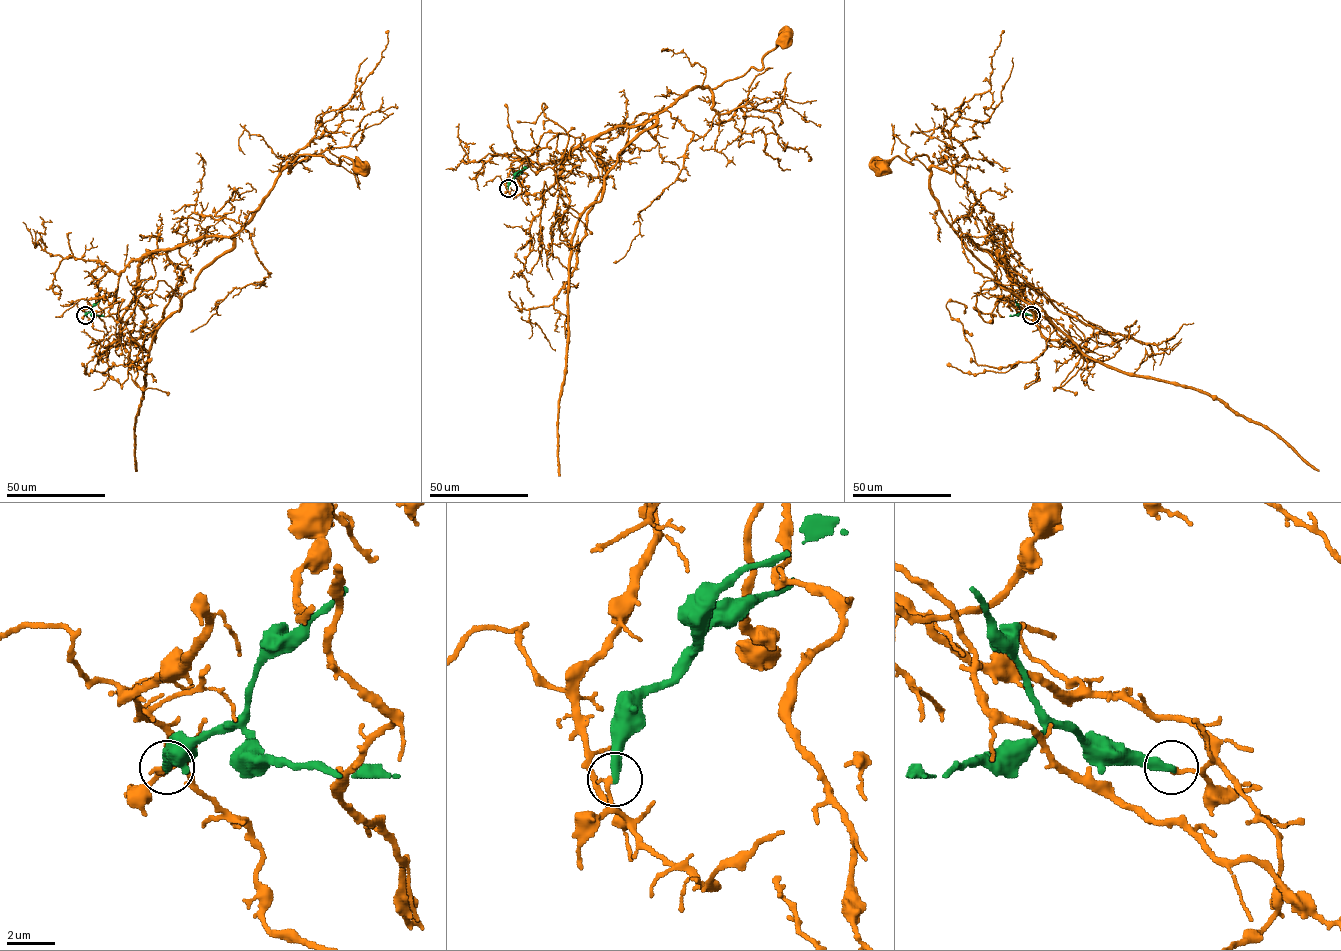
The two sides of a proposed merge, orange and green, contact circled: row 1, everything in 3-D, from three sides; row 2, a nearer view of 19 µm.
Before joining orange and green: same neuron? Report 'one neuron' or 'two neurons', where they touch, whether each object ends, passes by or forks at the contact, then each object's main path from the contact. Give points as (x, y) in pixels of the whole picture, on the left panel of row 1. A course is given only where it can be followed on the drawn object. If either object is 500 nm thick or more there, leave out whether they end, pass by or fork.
two neurons | (85, 315) | orange ends | green ends | orange via (84, 315), (89, 299), (112, 295), (133, 260), (232, 236), (300, 155), (337, 164), (346, 156), (361, 169) | green via (85, 315), (89, 312), (104, 316)

